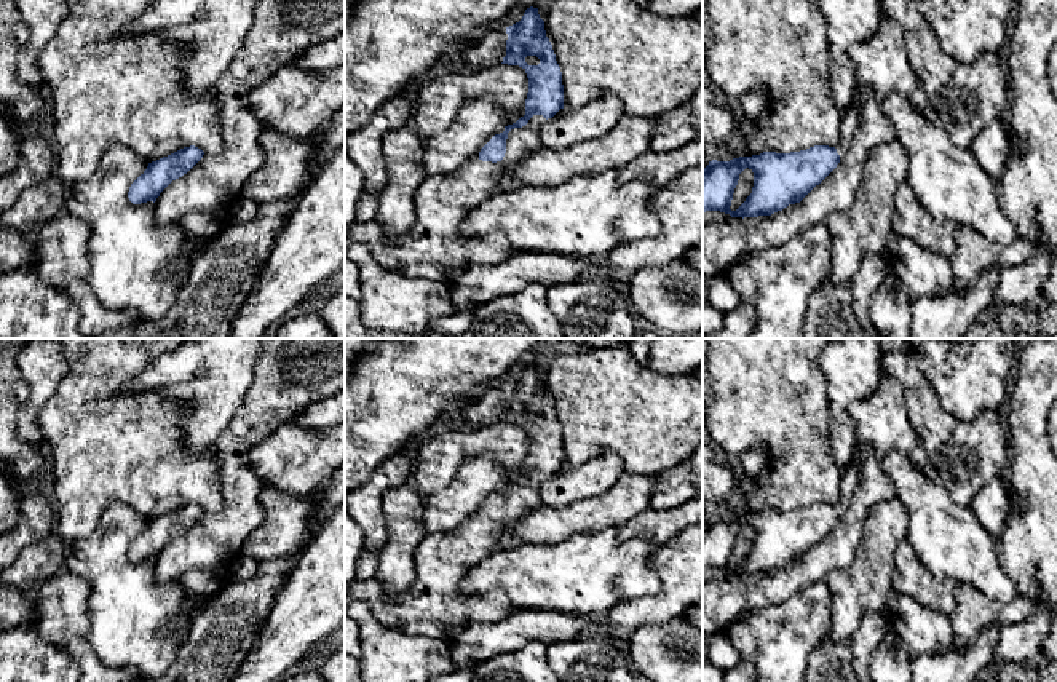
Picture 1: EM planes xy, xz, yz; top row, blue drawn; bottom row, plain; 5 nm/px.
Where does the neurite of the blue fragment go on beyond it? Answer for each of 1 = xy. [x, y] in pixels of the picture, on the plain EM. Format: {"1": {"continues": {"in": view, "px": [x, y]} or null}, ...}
{"1": {"continues": null}}

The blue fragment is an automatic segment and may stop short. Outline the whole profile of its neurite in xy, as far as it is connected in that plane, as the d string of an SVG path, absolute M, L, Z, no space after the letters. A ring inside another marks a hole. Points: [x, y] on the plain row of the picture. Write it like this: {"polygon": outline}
{"polygon": "M190 503L148 521L147 527L131 541L128 549L129 559L133 562L155 561L160 551L172 538L187 532L203 513L201 506Z"}

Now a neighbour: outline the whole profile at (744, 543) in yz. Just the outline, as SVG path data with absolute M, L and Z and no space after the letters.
M746 525L739 532L739 538L734 546L731 564L730 564L731 569L736 569L746 559L746 556L752 551L752 545L754 545L754 530L752 527Z

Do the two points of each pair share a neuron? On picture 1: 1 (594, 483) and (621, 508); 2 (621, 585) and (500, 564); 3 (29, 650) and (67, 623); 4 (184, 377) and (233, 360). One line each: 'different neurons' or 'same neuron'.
1: different neurons
2: same neuron
3: different neurons
4: same neuron

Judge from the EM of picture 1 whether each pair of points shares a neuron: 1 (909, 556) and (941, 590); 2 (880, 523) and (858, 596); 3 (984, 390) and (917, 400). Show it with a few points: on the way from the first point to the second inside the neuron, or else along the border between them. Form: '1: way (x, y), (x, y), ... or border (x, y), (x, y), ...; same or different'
1: way (910, 566), (931, 586); same
2: way (880, 540), (869, 578); same
3: border (917, 364), (939, 404), (965, 422); different

